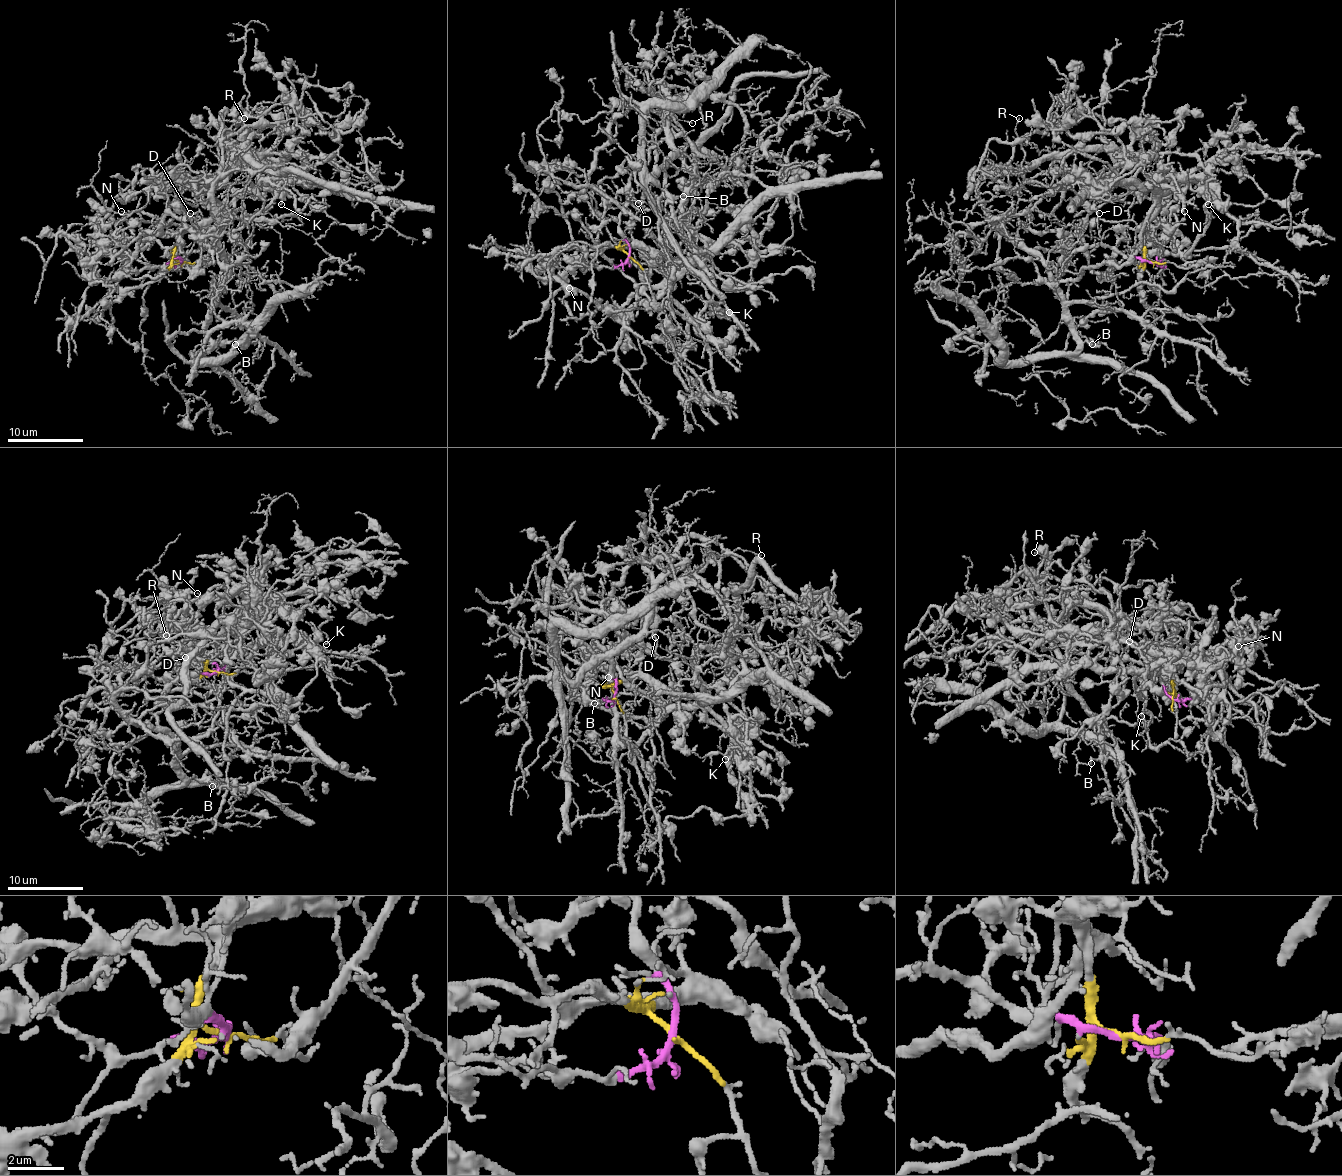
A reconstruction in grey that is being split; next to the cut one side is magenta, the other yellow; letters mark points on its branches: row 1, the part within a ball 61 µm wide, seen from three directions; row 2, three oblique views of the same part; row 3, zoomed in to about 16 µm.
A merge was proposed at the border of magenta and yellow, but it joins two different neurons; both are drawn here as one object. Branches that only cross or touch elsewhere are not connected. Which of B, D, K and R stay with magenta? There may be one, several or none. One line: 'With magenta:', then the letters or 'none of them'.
With magenta: B, R

